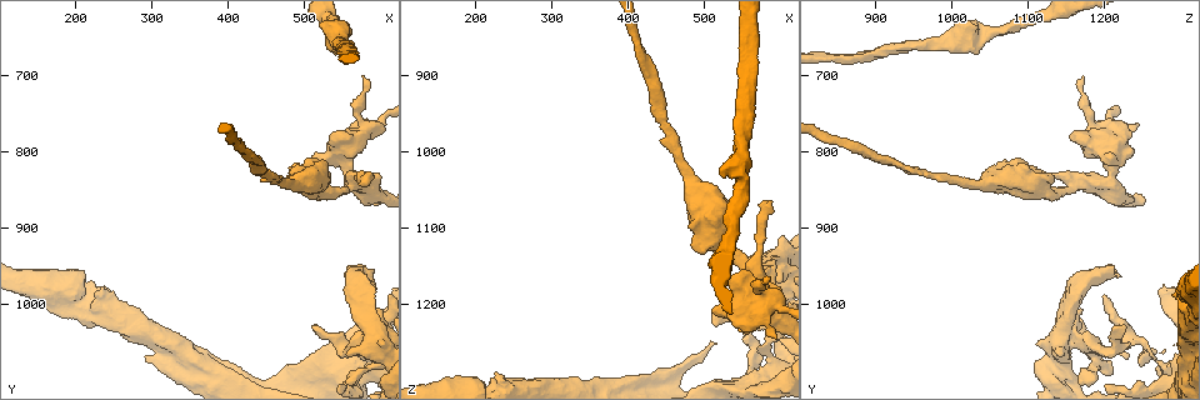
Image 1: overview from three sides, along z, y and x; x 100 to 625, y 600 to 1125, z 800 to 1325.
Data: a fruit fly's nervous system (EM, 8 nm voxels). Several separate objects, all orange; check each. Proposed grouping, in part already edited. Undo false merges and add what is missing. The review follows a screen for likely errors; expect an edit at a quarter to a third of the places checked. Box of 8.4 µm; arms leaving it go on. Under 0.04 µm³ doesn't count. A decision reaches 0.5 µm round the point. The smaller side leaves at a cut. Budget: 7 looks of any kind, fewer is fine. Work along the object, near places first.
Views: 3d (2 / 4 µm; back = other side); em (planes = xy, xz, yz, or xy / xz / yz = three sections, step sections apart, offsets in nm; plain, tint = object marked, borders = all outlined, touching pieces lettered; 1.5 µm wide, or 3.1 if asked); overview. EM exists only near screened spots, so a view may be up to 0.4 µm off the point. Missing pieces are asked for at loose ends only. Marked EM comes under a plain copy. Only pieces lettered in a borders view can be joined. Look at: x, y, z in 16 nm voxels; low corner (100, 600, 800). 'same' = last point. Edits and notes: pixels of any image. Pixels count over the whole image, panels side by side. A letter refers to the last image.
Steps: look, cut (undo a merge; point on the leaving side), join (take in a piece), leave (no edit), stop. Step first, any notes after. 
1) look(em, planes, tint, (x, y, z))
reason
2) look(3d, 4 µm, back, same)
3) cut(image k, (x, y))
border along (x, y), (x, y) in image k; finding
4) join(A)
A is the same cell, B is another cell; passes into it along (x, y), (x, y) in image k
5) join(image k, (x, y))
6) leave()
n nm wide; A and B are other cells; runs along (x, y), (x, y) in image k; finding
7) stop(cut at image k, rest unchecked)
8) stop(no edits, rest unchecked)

look(em, xz, step 4, tint, (585, 825, 1070))
free end

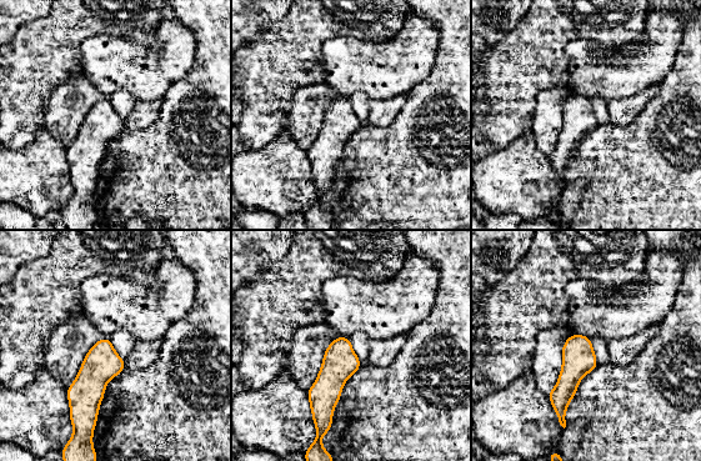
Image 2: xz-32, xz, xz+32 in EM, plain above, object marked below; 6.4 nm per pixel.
look(em, planes, borders, same)
another direction

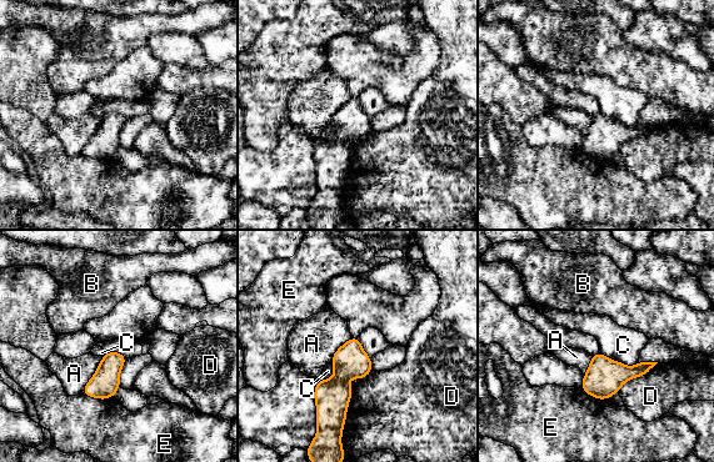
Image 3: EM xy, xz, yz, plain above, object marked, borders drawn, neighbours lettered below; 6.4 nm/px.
leave()
A, B, C, D and E are other cells; border along (599, 351), (628, 366), (638, 362) in image 3; no lettered piece goes on from it

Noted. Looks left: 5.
look(em, xz, step 8, borders, (580, 700, 1170))
an open end

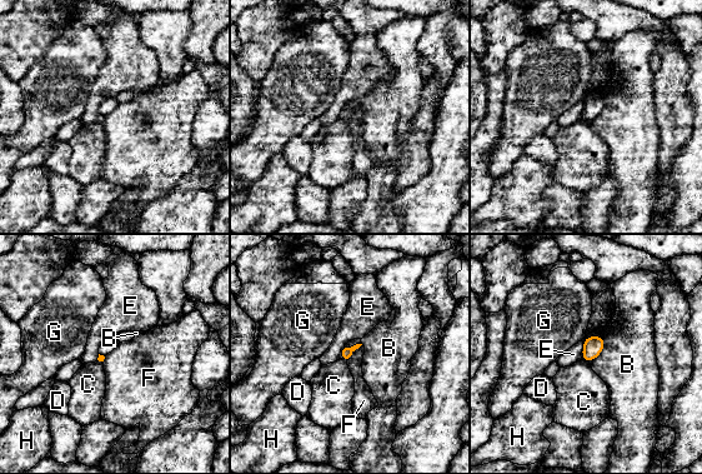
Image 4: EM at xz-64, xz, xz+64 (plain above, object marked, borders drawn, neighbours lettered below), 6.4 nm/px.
look(em, planes, borders, same)

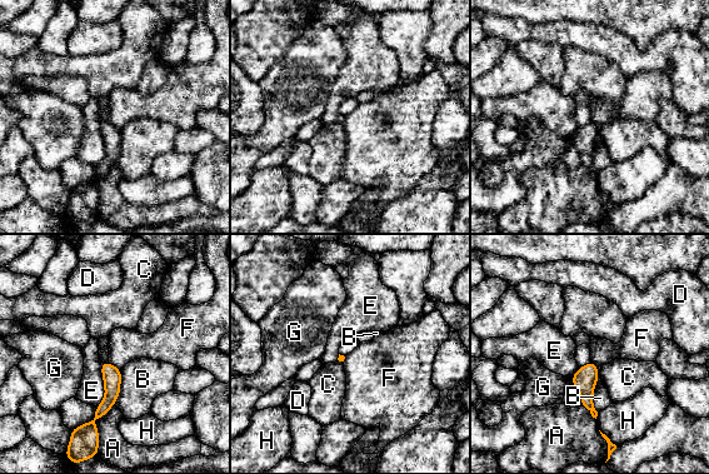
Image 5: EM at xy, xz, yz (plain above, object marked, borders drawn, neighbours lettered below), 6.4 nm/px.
leave()
E touches over 300 nm; A, B, C, D, E, F, G and H are other cells; runs along (106, 365), (110, 399), (91, 427) in image 5; no lettered piece goes on from it

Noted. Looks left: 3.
look(3d, 4 µm, (450, 830, 960))
thin neck

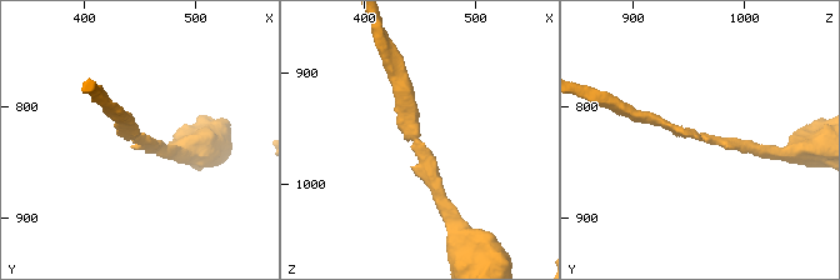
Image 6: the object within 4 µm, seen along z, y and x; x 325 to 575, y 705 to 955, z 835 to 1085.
look(em, planes, tint, (448, 832, 962))
arms of 180, 190 nm

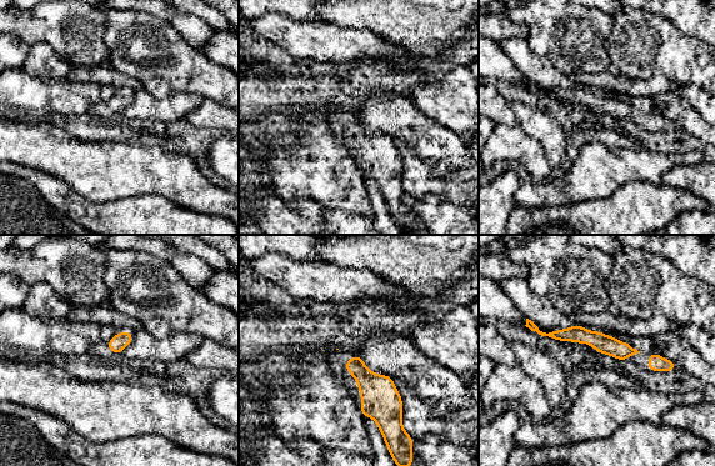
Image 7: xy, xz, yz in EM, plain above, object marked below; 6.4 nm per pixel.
look(em, planes, borders, same)

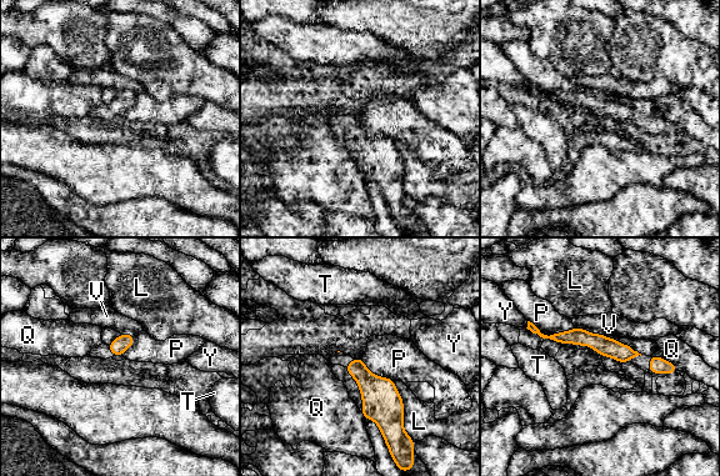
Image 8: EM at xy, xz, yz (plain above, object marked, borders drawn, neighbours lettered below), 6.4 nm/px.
leave()
L, P, Q, T, V and Y are other cells; runs along (543, 336), (584, 337), (633, 354) in image 8; continuous, no second cell

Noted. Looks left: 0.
stop(no edits, rest unchecked)

